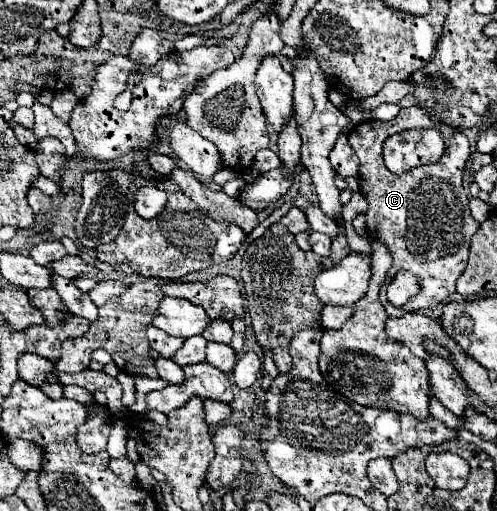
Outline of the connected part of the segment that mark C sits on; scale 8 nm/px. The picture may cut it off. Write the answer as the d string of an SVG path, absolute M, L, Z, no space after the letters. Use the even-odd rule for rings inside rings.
M410 106L402 108L390 122L366 120L356 124L348 134L348 144L360 160L360 192L368 200L366 210L366 230L368 236L386 244L392 254L392 266L386 274L386 282L380 290L380 302L388 316L402 316L406 312L434 308L456 292L456 280L466 268L470 238L478 230L476 222L468 210L468 196L462 186L462 176L466 160L470 156L468 138L458 130L448 130L444 126L446 150L436 164L416 166L404 174L394 174L382 164L382 144L388 132L397 134L402 130L432 126L432 118L424 114L422 108ZM400 270L408 270L420 280L420 292L404 306L392 306L386 298L386 288L392 276Z

